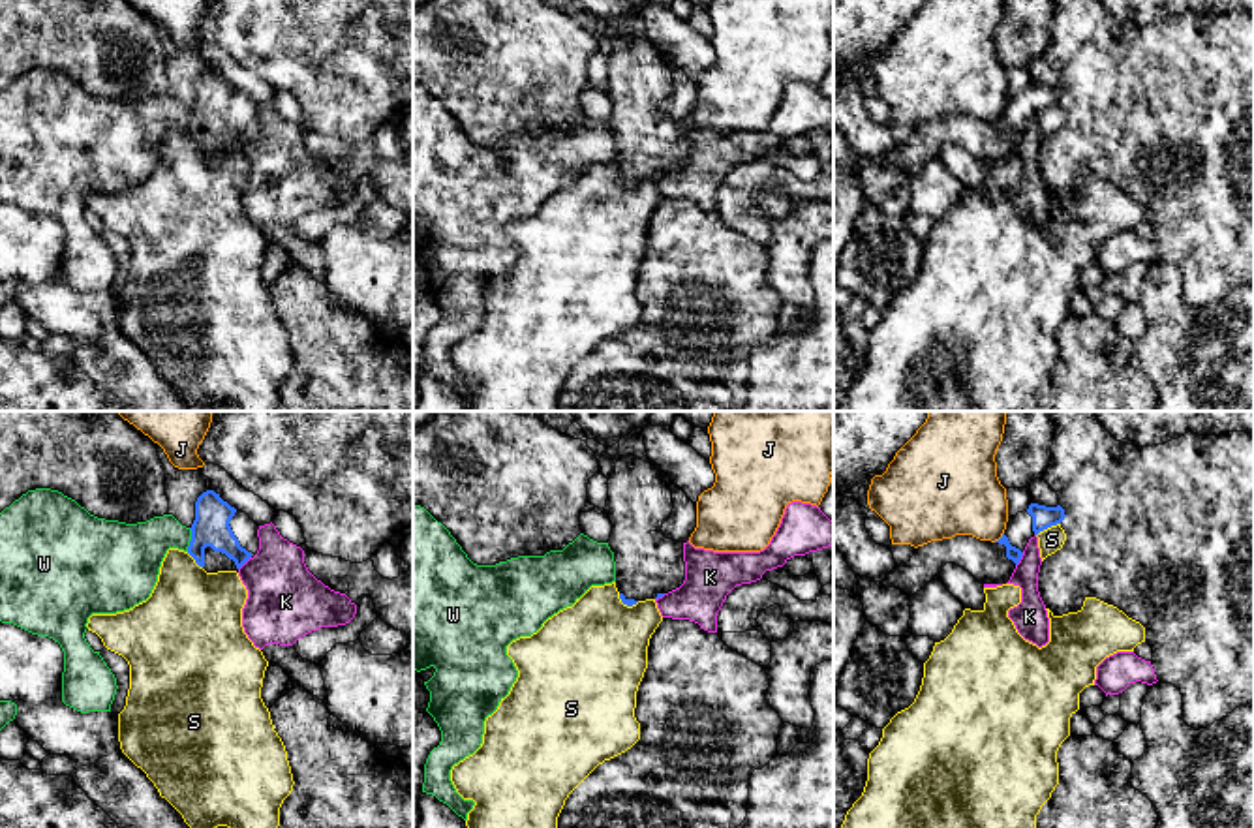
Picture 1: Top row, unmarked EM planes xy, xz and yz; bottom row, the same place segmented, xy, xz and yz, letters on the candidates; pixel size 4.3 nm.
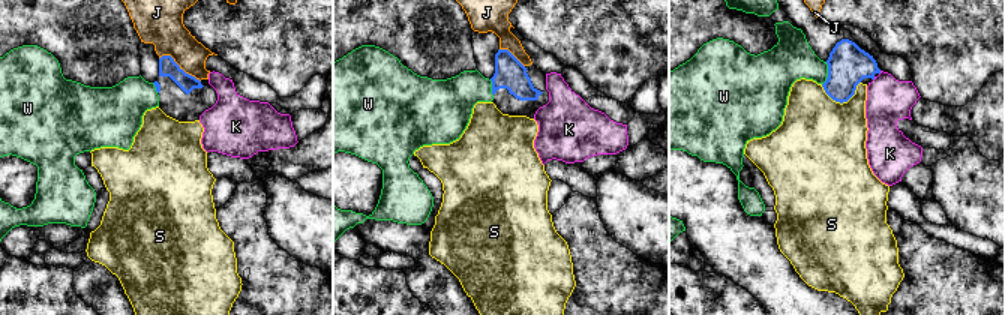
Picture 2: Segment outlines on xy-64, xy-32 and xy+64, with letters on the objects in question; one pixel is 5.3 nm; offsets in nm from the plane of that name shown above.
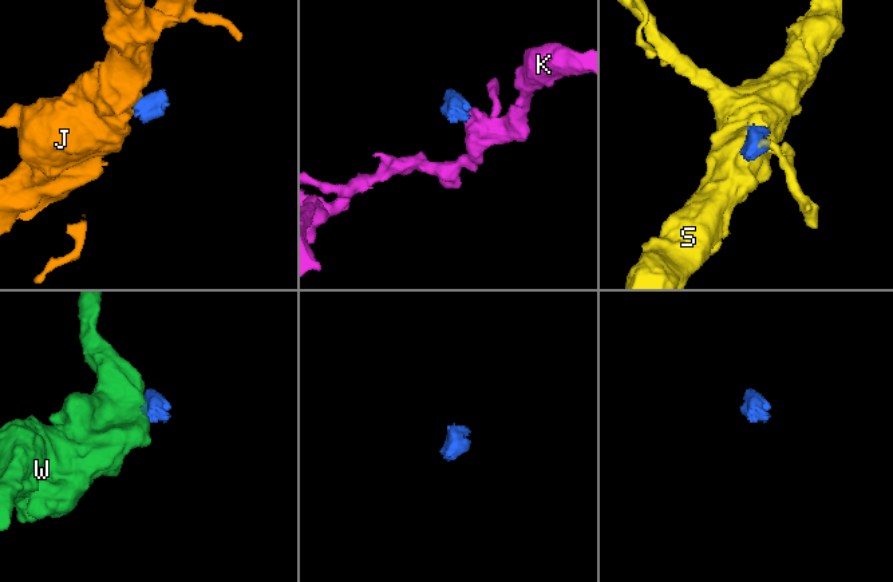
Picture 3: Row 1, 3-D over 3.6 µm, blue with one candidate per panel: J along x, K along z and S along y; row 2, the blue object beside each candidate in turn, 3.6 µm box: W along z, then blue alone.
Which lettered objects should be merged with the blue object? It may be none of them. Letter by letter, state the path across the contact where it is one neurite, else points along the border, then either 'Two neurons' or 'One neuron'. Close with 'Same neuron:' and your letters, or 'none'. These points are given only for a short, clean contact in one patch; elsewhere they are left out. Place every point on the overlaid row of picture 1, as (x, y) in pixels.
J: Boundary: yz (1003, 532), (994, 541). Two neurons
K: Boundary: yz (1024, 552), (1016, 566). Two neurons
S: Boundary: yz (1059, 522), (1037, 536). Two neurons
W: Boundary: xy (190, 528), (186, 551). Two neurons
Same neuron: none

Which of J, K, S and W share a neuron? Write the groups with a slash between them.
J / K / S / W

